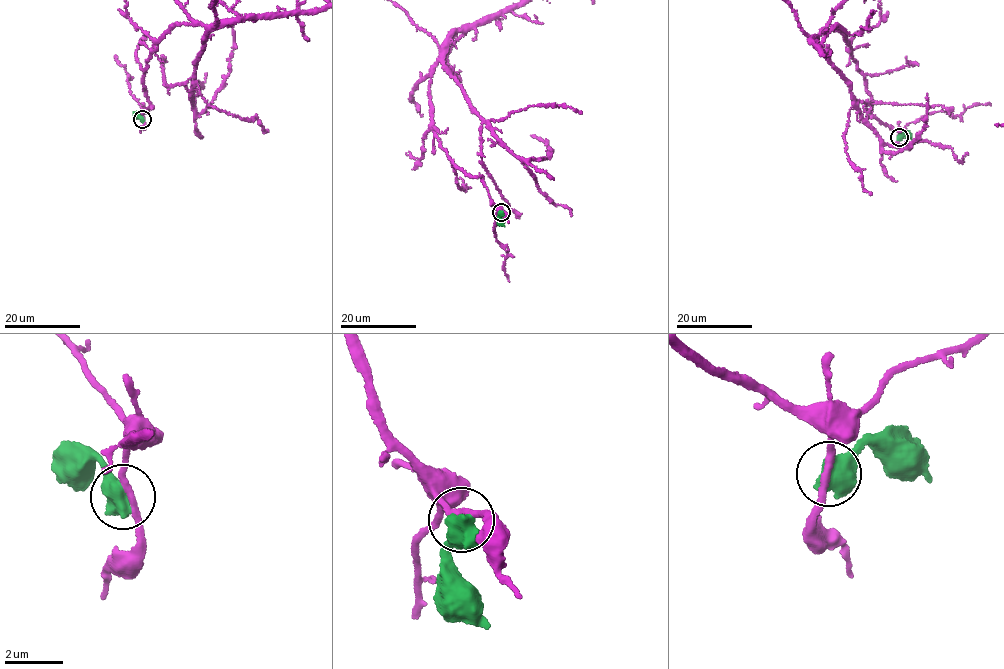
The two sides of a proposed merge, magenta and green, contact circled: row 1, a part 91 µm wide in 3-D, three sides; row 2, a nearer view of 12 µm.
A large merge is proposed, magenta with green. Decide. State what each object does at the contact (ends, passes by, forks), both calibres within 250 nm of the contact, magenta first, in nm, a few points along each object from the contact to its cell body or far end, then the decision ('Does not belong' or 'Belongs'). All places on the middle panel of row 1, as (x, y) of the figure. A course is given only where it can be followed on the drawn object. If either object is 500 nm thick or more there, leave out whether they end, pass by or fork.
Thickness 220 nm (magenta) against 750 nm. Course of magenta: (501, 211), (479, 177), (453, 163), (431, 128), (431, 75), (439, 54), (434, 38). Course of green: (500, 212), (505, 226). Does not belong

